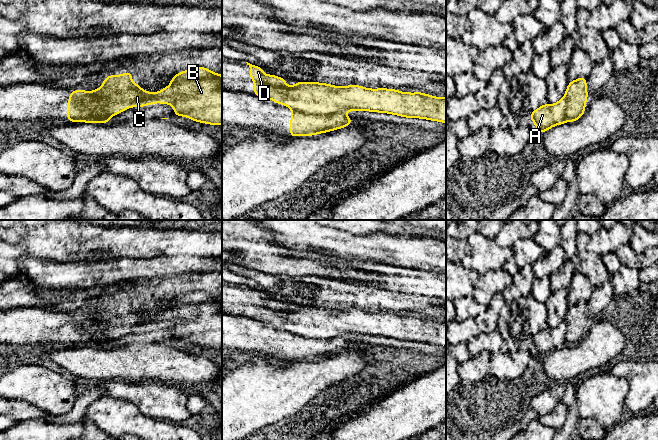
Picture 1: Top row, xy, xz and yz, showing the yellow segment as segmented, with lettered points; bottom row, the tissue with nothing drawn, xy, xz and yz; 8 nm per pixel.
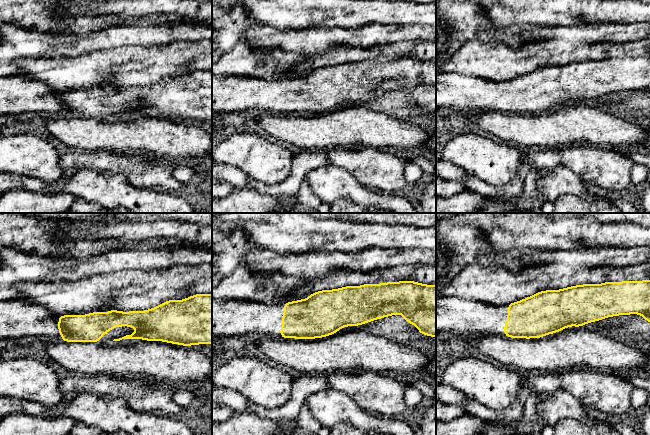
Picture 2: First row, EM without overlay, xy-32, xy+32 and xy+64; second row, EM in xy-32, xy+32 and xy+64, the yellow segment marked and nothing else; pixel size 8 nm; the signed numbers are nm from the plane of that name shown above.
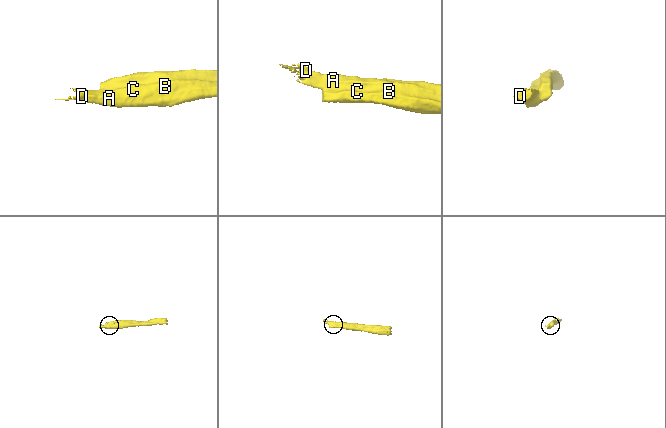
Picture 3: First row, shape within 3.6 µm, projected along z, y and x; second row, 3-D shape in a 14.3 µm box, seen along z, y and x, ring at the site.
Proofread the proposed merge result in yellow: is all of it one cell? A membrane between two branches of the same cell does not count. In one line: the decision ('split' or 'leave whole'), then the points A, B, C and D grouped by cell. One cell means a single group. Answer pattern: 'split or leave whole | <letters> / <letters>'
split | A B D / C

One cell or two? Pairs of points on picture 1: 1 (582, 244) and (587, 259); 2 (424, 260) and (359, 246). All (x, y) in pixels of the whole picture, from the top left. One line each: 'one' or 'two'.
1: one
2: one

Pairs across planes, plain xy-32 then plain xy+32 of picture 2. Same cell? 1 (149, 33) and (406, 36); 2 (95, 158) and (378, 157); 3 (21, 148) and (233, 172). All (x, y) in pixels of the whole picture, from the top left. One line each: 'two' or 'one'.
1: one
2: one
3: two

